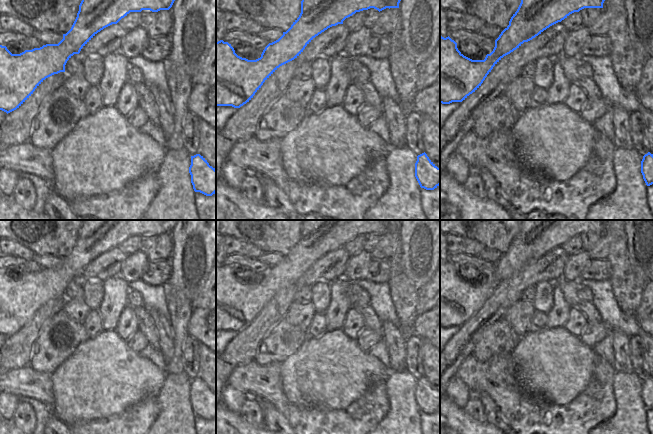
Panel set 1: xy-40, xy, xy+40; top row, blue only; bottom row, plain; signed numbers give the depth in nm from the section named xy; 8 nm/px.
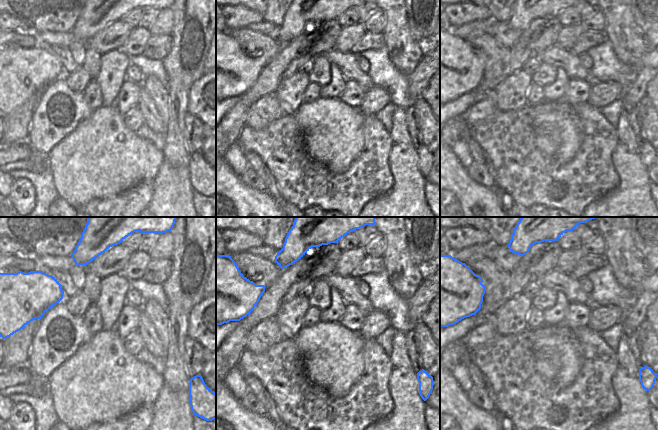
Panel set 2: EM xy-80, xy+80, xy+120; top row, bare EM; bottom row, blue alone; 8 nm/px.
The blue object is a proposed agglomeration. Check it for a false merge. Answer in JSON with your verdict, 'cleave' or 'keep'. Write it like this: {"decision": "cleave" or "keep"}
{"decision": "keep"}

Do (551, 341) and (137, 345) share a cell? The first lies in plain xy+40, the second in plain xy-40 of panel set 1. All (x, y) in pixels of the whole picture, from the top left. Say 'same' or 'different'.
different

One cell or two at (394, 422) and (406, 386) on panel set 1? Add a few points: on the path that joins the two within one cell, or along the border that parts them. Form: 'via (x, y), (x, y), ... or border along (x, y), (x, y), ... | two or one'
via (402, 413), (402, 395) | one

